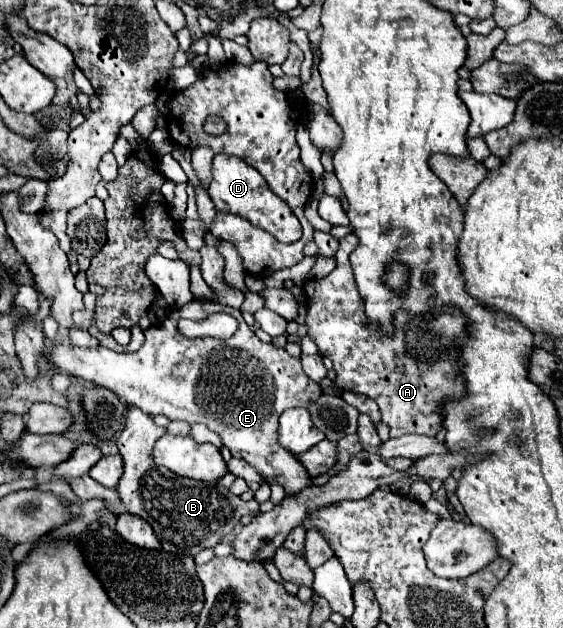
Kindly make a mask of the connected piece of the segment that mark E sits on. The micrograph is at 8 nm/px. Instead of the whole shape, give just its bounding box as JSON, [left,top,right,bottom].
[47,300,363,496]

